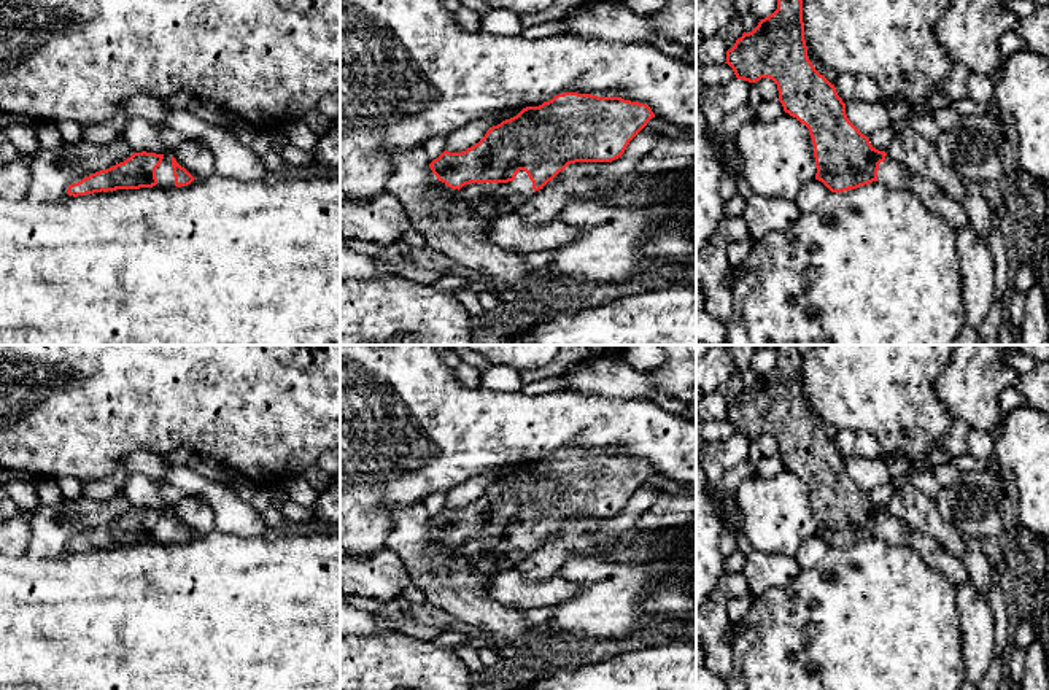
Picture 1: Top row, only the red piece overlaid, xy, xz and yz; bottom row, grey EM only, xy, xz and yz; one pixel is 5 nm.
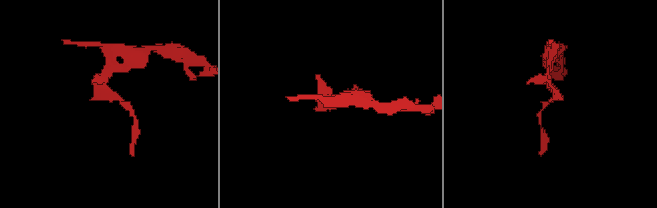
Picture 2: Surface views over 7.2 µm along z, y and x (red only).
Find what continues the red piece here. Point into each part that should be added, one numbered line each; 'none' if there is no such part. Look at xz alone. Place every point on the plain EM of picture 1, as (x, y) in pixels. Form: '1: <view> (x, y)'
1: xz (490, 557)

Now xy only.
1: xy (164, 530)

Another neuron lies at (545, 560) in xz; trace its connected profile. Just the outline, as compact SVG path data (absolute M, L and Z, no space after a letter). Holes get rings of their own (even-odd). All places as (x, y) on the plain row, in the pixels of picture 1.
M558 536L548 537L518 564L528 580L542 580L556 574L567 560L567 549Z

